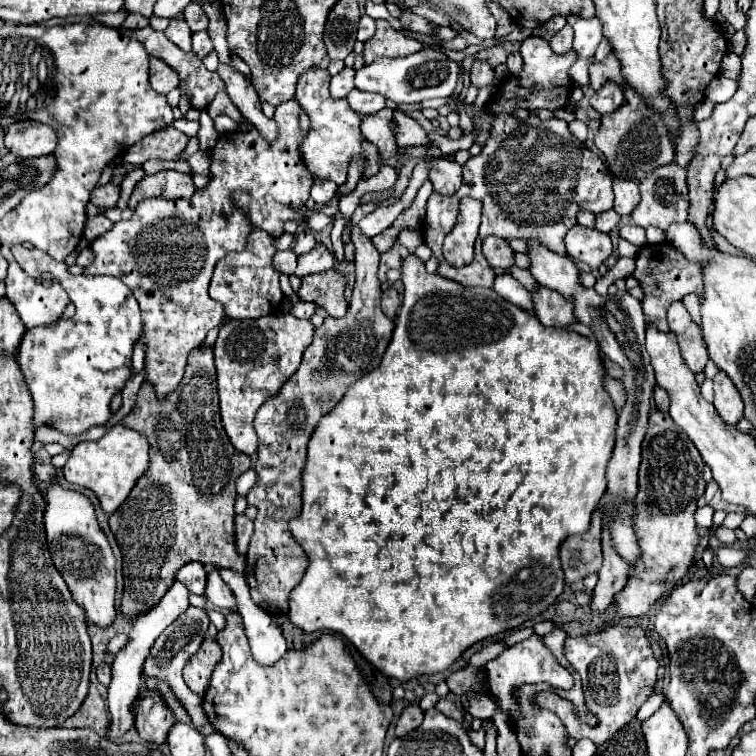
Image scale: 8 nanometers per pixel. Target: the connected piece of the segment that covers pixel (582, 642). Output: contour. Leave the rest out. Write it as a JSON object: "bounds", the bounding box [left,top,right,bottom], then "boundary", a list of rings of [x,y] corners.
{"bounds":[533,625,659,745],"boundary":[[[617,625],[617,627],[609,627],[601,633],[569,637],[565,641],[565,657],[577,669],[577,673],[581,673],[583,691],[585,691],[585,705],[597,717],[597,725],[589,727],[587,723],[579,721],[579,717],[575,715],[573,703],[559,697],[553,691],[537,693],[533,697],[533,703],[553,711],[563,721],[563,725],[567,727],[567,733],[573,739],[589,737],[597,745],[605,743],[609,737],[613,737],[613,733],[617,729],[627,725],[637,715],[643,701],[653,693],[659,663],[653,657],[649,639],[641,627]]]}

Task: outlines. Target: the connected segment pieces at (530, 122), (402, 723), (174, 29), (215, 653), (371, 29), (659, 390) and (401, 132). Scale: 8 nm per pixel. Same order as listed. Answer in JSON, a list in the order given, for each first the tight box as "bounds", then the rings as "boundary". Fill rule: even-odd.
[{"bounds":[421,37,613,287],"boundary":[[[529,37],[523,41],[521,45],[521,57],[523,57],[523,71],[521,75],[511,75],[503,85],[499,85],[493,101],[489,103],[489,113],[493,115],[493,129],[491,129],[491,137],[485,143],[483,151],[477,157],[469,157],[469,161],[463,165],[463,189],[459,189],[453,197],[443,197],[433,193],[427,199],[427,213],[421,225],[421,235],[423,241],[431,247],[433,255],[439,259],[439,275],[453,279],[461,285],[479,285],[479,287],[491,287],[493,279],[495,279],[495,271],[493,267],[485,261],[483,251],[481,251],[481,243],[485,237],[489,235],[503,235],[503,237],[519,237],[519,239],[535,239],[541,245],[545,245],[547,249],[565,255],[565,245],[563,245],[563,237],[565,233],[575,225],[577,221],[577,213],[579,211],[591,211],[591,213],[601,213],[613,207],[613,189],[611,189],[611,177],[605,171],[607,167],[603,165],[603,161],[599,159],[599,155],[593,151],[589,151],[585,147],[585,143],[581,143],[575,135],[571,135],[571,131],[567,129],[565,121],[559,119],[547,119],[541,121],[537,117],[537,111],[540,109],[557,109],[563,107],[569,101],[569,89],[573,87],[569,81],[569,67],[575,63],[575,53],[563,53],[557,55],[551,51],[549,43],[541,37]],[[515,107],[525,107],[529,111],[529,119],[525,123],[519,123],[517,119],[513,119],[511,109]],[[463,197],[471,197],[471,199],[481,199],[483,201],[483,219],[481,219],[481,227],[479,227],[479,235],[475,241],[475,259],[471,265],[467,267],[453,267],[443,259],[441,253],[441,245],[445,235],[455,227],[455,221],[459,217],[459,205]]]},{"bounds":[395,705,423,737],"boundary":[[[419,705],[405,707],[397,725],[395,725],[395,735],[403,737],[403,735],[411,733],[413,729],[417,729],[417,725],[421,725],[421,721],[423,721],[423,711],[419,709]]]},{"bounds":[165,17,191,51],"boundary":[[[177,17],[177,19],[173,19],[171,23],[169,23],[169,27],[165,29],[165,35],[167,35],[167,39],[171,39],[179,49],[183,49],[183,51],[191,51],[191,29],[189,29],[189,25],[181,19],[181,17]]]},{"bounds":[187,639,221,697],"boundary":[[[205,639],[201,649],[187,663],[187,685],[193,693],[197,693],[199,697],[207,693],[211,673],[219,661],[221,661],[219,643]]]},{"bounds":[357,15,375,41],"boundary":[[[363,15],[361,21],[359,21],[359,33],[357,33],[357,39],[359,41],[367,41],[375,35],[375,19],[371,19],[369,15]]]},{"bounds":[653,387,669,411],"boundary":[[[655,387],[655,393],[653,393],[653,399],[655,399],[655,405],[659,411],[667,411],[669,409],[669,393],[663,389],[663,387]]]},{"bounds":[387,101,431,147],"boundary":[[[387,101],[387,107],[393,109],[393,121],[397,125],[395,137],[397,137],[399,147],[405,147],[405,145],[425,145],[425,147],[429,147],[431,145],[427,133],[423,131],[423,127],[417,121],[413,121],[409,115],[401,113],[393,101]]]}]

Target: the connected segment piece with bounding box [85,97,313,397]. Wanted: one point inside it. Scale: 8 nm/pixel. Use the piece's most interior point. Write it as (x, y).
(166, 253)

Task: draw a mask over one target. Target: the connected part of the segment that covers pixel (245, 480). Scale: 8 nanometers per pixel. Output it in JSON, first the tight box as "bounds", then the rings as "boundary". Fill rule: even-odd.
{"bounds":[237,469,257,497],"boundary":[[[253,469],[245,471],[245,473],[237,479],[237,493],[245,497],[245,495],[249,493],[249,489],[251,489],[255,483],[257,483],[257,475],[255,475],[255,471],[253,471]]]}

